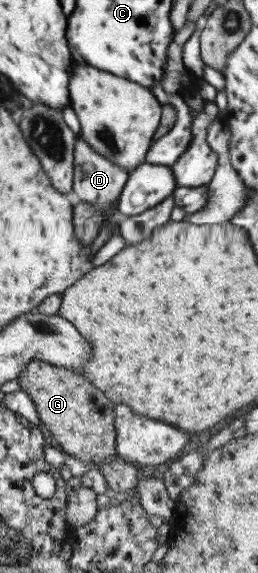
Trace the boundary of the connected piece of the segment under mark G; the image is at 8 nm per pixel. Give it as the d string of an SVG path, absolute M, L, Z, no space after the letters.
M30 361L27 369L19 374L21 389L34 403L39 428L62 452L82 462L101 466L106 459L116 456L113 428L114 404L78 373L71 369L49 365L44 361Z

